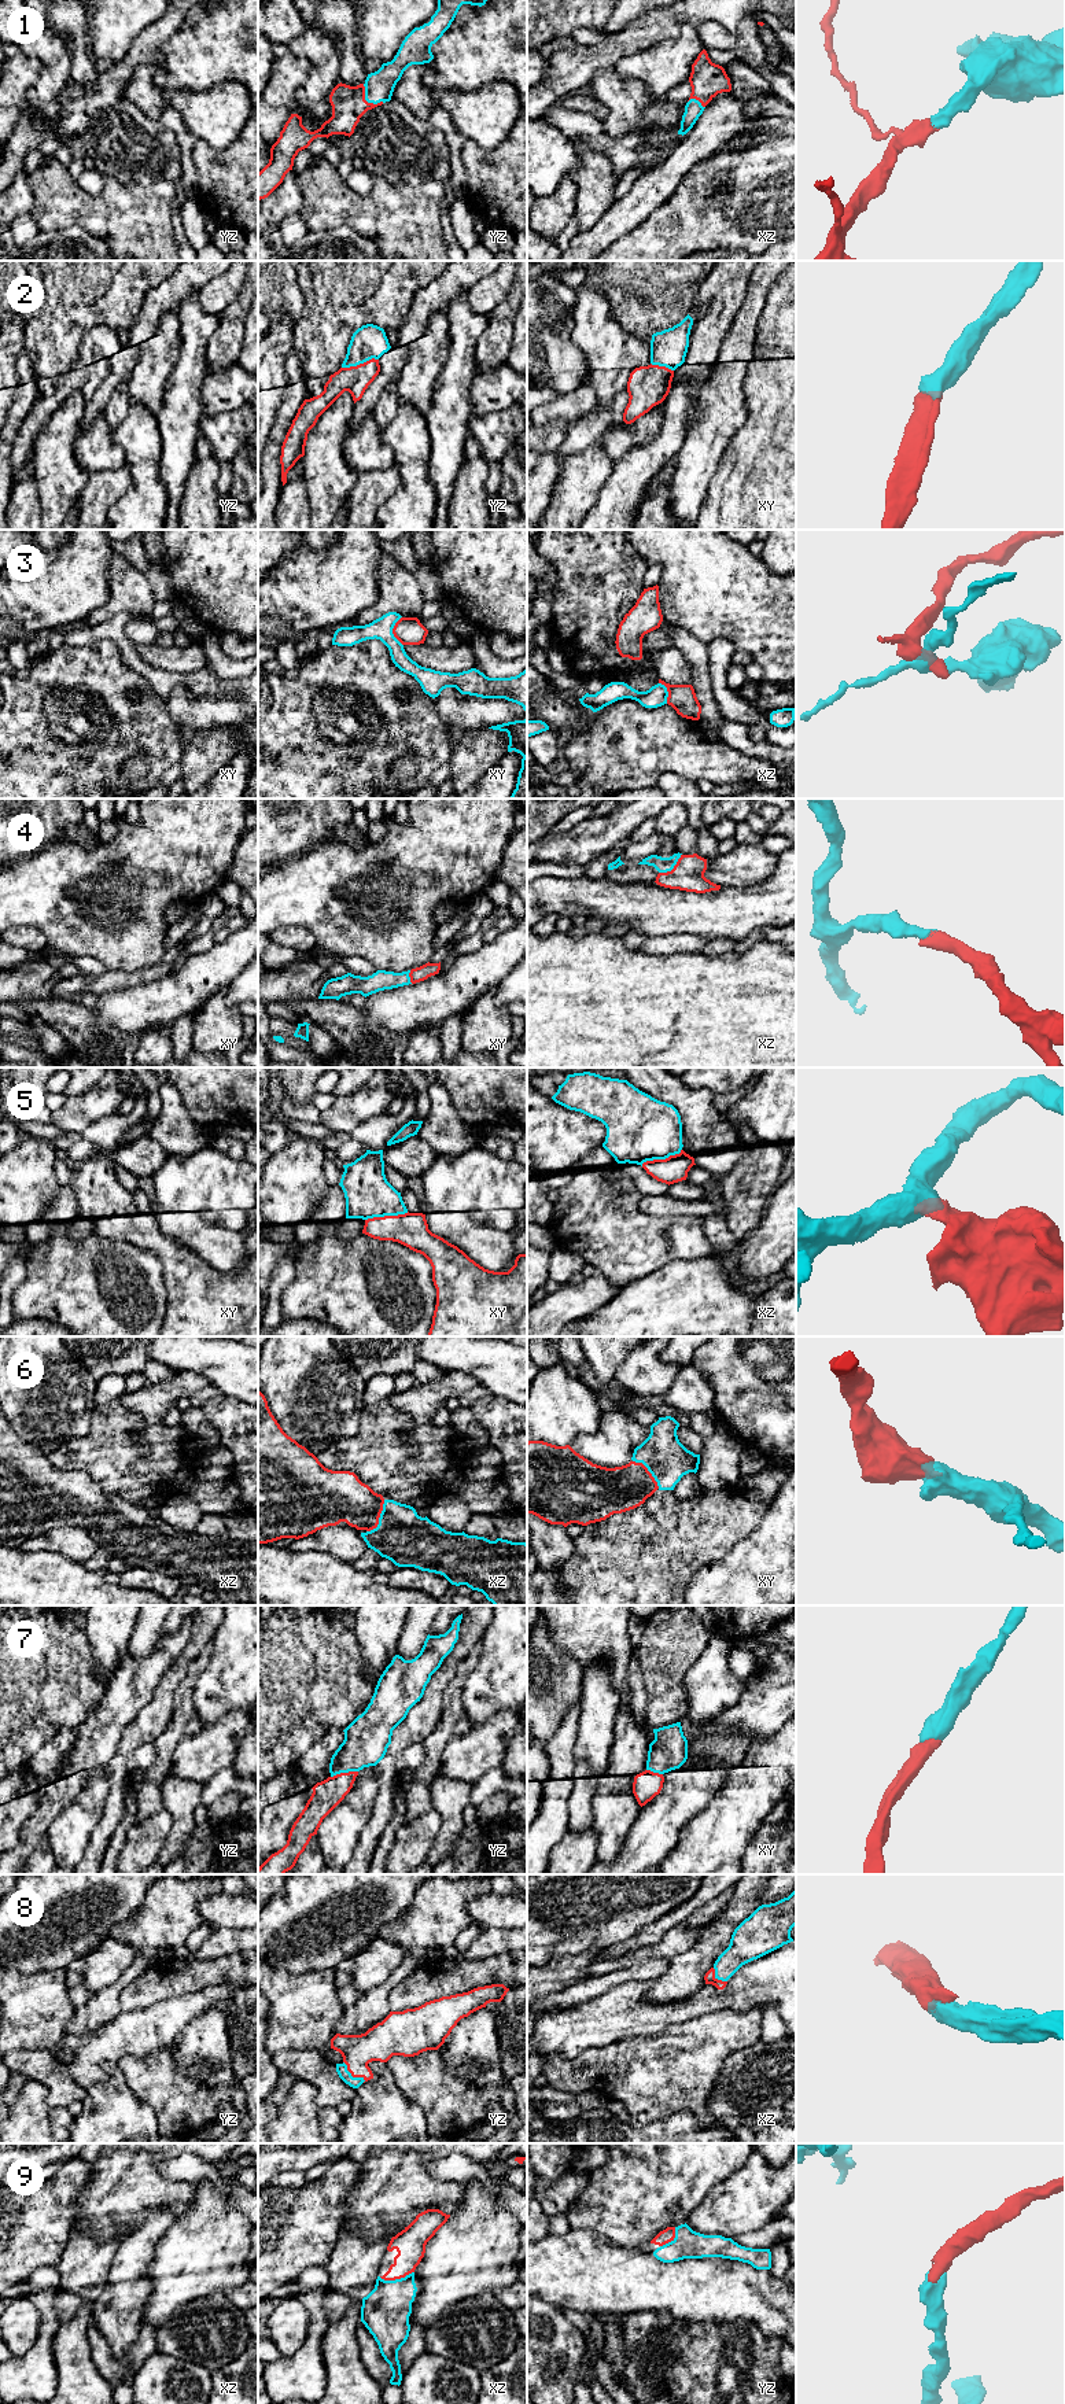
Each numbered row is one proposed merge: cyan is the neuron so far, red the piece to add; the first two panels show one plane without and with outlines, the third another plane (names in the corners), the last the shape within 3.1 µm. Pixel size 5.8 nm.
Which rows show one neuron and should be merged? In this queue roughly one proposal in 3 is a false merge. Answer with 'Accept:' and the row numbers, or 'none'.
Accept: 1, 2, 4, 5, 6, 7, 8, 9

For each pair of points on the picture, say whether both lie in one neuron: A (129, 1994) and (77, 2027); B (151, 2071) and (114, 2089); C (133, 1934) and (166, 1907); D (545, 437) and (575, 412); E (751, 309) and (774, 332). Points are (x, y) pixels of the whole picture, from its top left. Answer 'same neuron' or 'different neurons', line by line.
A: different neurons
B: different neurons
C: same neuron
D: different neurons
E: different neurons

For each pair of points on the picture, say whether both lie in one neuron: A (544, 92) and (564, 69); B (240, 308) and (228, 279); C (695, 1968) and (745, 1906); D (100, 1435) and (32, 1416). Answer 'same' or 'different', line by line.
A: same
B: different
C: same
D: different

